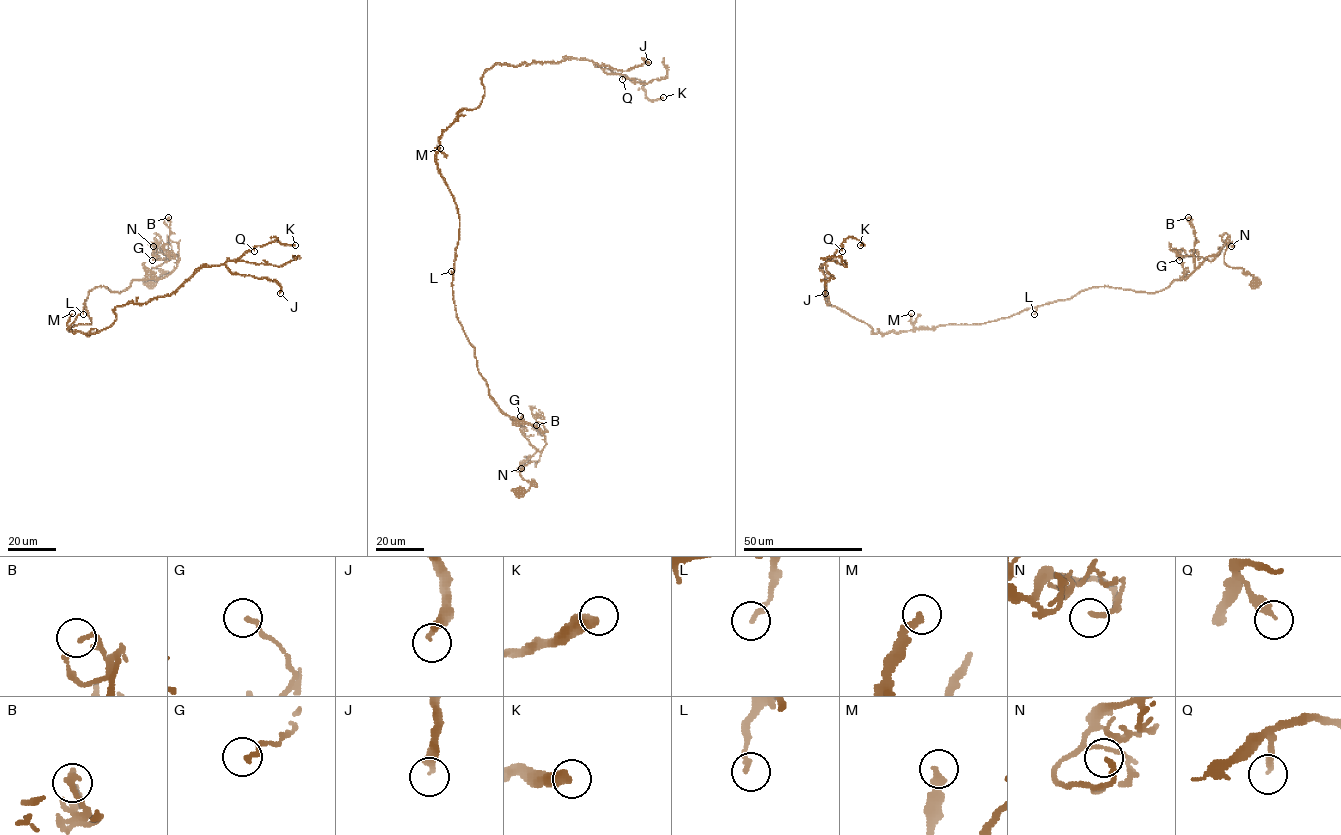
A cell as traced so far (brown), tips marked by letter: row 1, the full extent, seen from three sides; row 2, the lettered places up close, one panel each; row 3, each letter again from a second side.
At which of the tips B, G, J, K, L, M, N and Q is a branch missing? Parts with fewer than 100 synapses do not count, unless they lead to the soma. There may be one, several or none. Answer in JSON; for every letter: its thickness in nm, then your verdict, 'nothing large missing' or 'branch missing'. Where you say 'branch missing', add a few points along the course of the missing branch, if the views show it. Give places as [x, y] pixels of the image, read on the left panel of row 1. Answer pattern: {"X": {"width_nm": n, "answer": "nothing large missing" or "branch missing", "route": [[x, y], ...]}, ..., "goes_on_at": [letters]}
{"B": {"width_nm": 140, "answer": "nothing large missing"}, "G": {"width_nm": 160, "answer": "nothing large missing"}, "J": {"width_nm": 280, "answer": "branch missing", "route": [[280, 293], [296, 296], [316, 288], [323, 278], [330, 276]]}, "K": {"width_nm": 480, "answer": "nothing large missing"}, "L": {"width_nm": 190, "answer": "nothing large missing"}, "M": {"width_nm": 320, "answer": "nothing large missing"}, "N": {"width_nm": 180, "answer": "nothing large missing"}, "Q": {"width_nm": 240, "answer": "nothing large missing"}, "goes_on_at": ["J"]}

